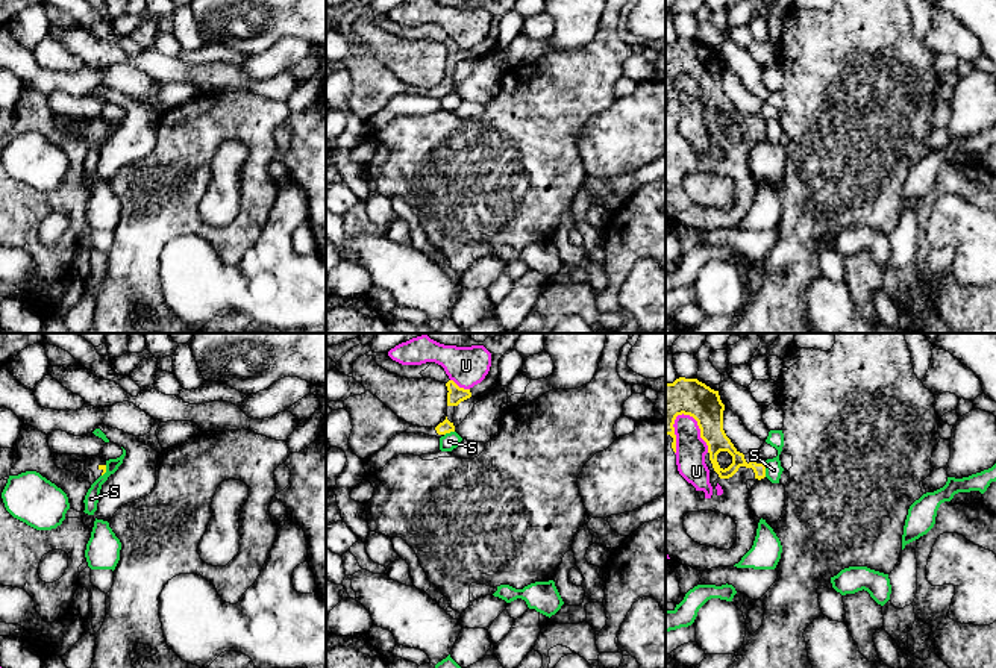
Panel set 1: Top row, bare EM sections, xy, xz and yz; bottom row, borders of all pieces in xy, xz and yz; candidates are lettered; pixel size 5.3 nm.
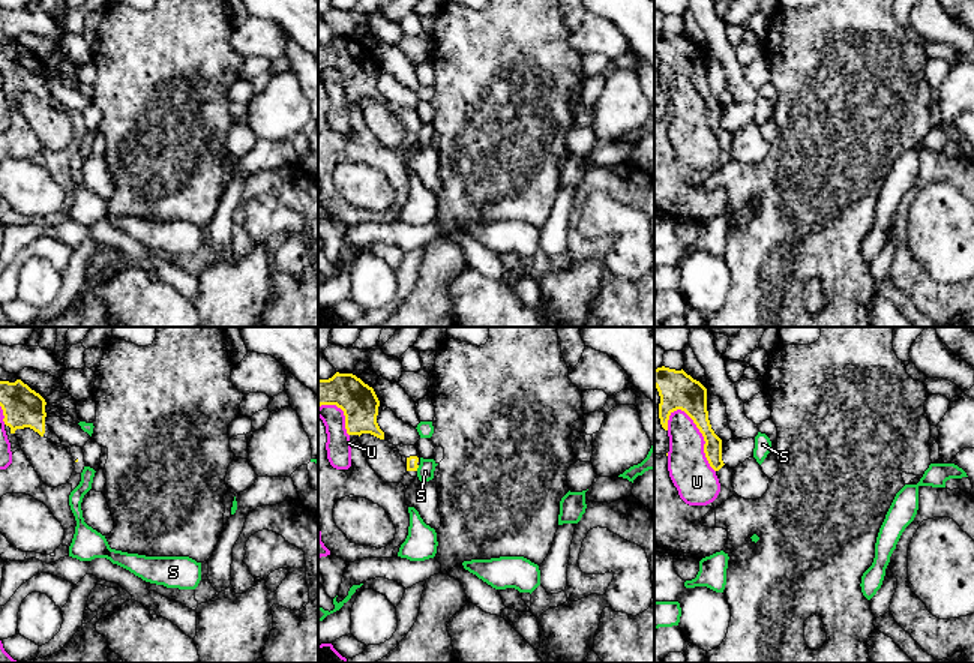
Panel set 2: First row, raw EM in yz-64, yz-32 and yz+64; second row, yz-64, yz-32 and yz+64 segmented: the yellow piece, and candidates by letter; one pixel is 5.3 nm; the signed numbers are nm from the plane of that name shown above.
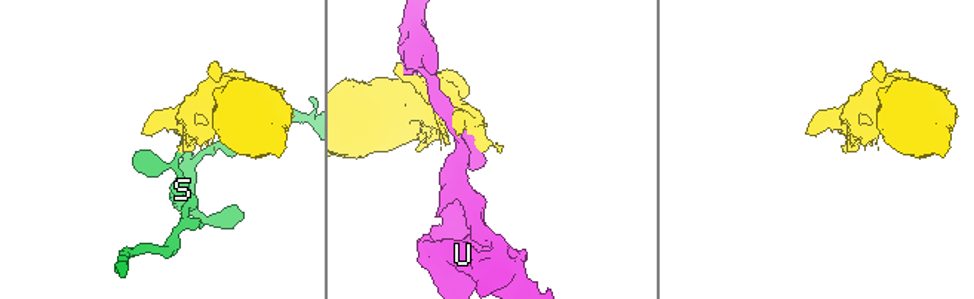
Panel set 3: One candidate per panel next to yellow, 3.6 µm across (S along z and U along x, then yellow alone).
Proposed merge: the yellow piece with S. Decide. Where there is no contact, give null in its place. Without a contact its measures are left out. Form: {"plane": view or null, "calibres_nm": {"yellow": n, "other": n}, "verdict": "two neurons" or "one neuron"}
{"plane": "yz", "calibres_nm": {"yellow": 70, "other": 90}, "verdict": "two neurons"}

